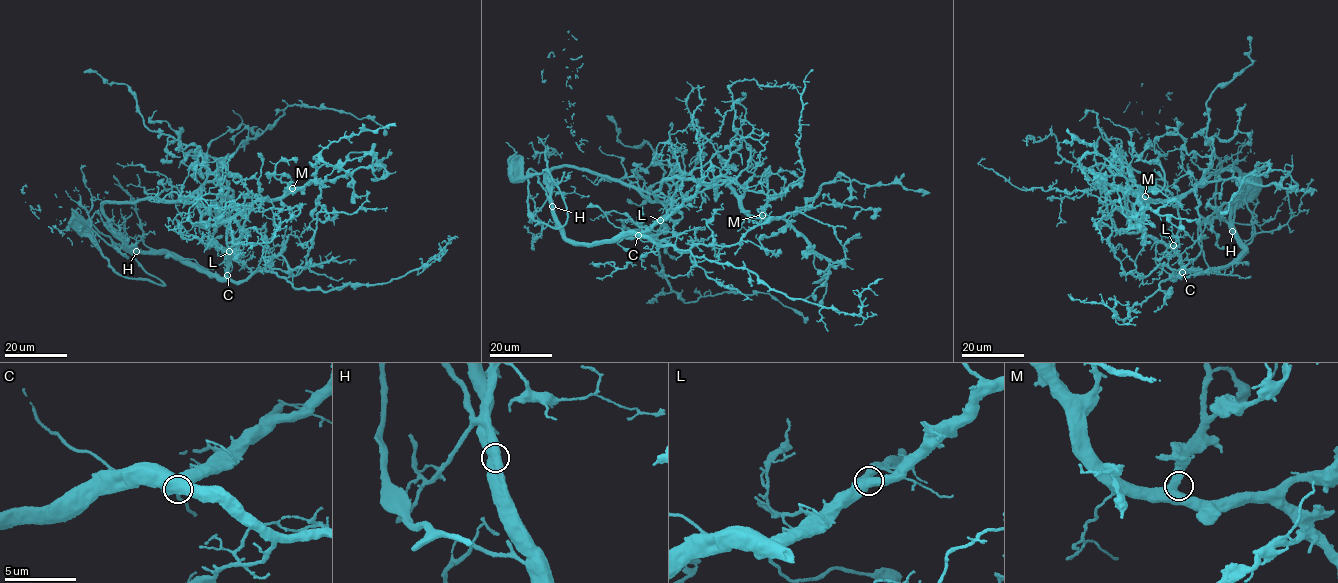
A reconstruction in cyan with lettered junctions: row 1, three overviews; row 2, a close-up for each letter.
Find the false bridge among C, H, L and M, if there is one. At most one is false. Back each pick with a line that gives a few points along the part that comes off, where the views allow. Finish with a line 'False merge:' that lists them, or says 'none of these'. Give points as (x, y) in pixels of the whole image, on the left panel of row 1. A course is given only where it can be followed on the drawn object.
False merge: none of these

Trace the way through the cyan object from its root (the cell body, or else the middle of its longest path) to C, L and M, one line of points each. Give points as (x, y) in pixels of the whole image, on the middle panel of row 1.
C: (516, 172), (550, 173), (566, 222), (555, 228), (530, 214), (531, 169), (565, 237), (592, 246), (638, 235)
L: (516, 172), (550, 173), (566, 222), (531, 218), (531, 169), (565, 237), (577, 242), (614, 242), (660, 220)
M: (516, 172), (550, 173), (555, 228), (529, 169), (722, 181), (762, 215)

